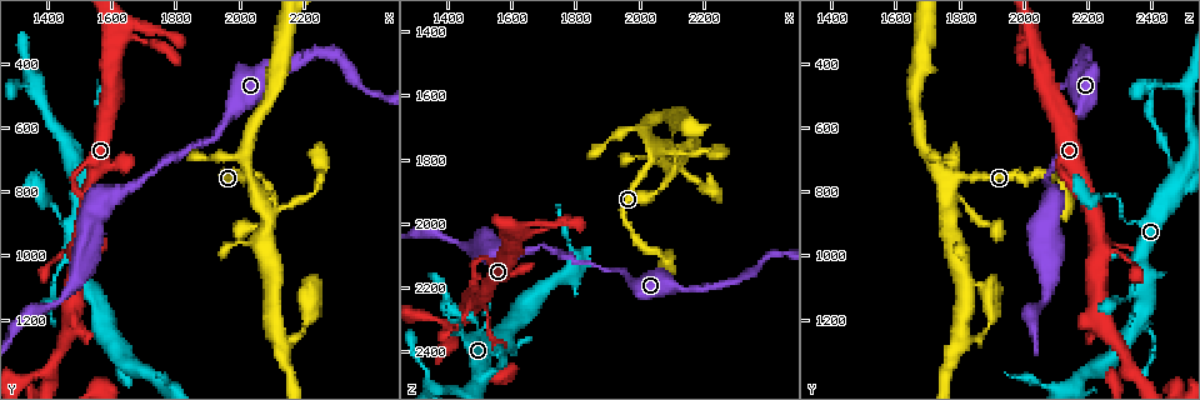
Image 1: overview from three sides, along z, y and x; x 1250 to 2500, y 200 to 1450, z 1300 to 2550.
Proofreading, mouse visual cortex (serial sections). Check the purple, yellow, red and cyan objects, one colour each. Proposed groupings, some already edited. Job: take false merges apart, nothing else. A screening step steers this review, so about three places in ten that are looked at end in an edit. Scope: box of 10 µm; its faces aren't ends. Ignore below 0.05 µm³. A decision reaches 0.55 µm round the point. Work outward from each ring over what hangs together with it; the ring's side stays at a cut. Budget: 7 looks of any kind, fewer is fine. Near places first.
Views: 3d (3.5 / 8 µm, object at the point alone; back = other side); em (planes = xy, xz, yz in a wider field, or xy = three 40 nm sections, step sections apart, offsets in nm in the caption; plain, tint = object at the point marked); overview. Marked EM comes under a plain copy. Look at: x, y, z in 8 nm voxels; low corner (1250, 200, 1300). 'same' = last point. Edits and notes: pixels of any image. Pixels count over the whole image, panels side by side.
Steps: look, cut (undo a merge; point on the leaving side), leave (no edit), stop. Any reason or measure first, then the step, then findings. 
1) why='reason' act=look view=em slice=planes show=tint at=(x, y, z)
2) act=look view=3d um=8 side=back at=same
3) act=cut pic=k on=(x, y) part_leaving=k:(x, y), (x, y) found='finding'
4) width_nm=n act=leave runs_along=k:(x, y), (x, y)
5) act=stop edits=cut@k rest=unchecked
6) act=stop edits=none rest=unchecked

why='sharp bend' act=look view=3d um=8 at=(1340, 460, 2470)

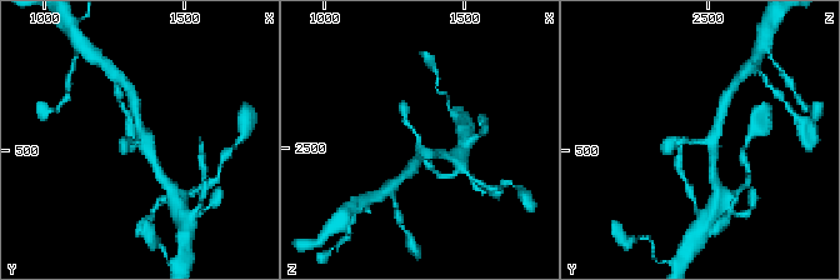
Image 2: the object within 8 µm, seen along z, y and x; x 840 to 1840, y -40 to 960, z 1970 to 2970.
arms=3 arm_widths_nm=200,250,300 why='shape alone is not enough' act=look view=em slice=xy step=2 show=tint at=same

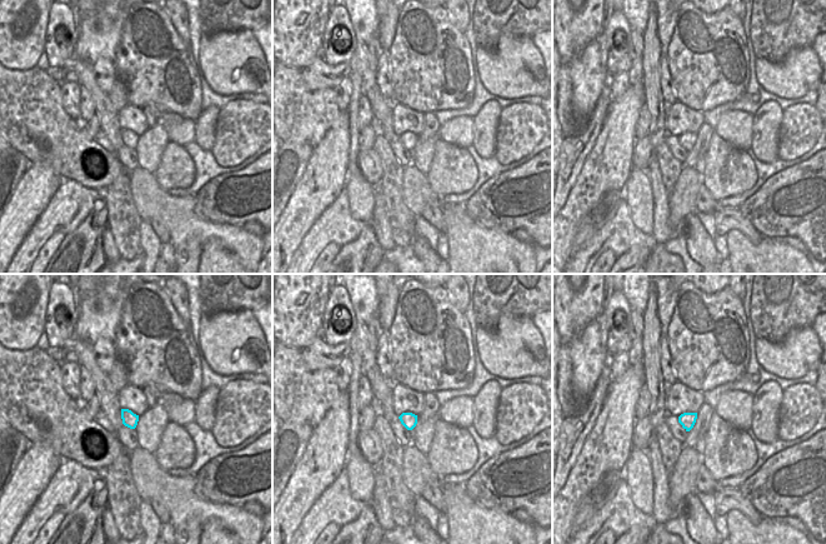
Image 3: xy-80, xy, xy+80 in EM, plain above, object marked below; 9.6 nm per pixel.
act=leave found='continuous, no second cell'

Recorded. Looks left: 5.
why='four or more arms meet' act=look view=3d um=8 at=(1620, 280, 2020)

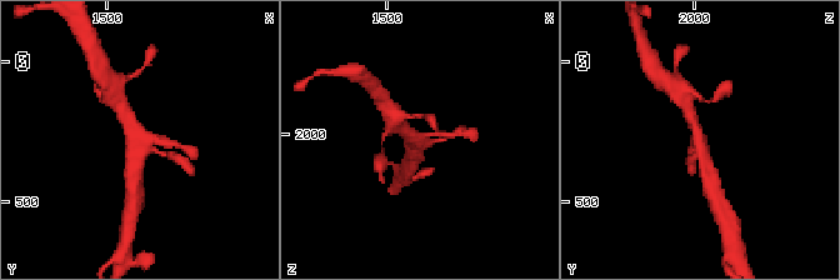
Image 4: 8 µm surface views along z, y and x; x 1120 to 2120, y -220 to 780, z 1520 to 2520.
act=look view=3d um=3.5 at=same

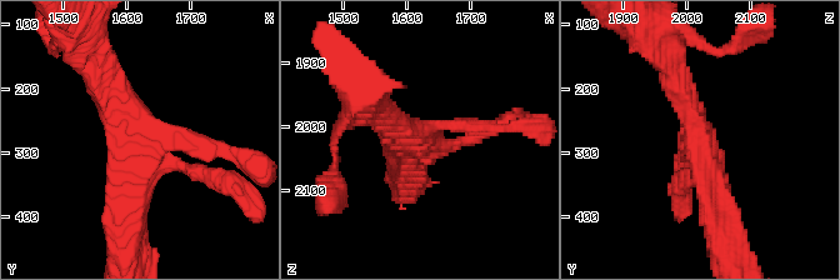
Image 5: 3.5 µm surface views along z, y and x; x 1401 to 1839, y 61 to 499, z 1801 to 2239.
arms=4 arm_widths_nm=150,200,300,400 why='shape alone is not enough' act=look view=em slice=xy step=1 show=tint at=(1630, 280, 2015)

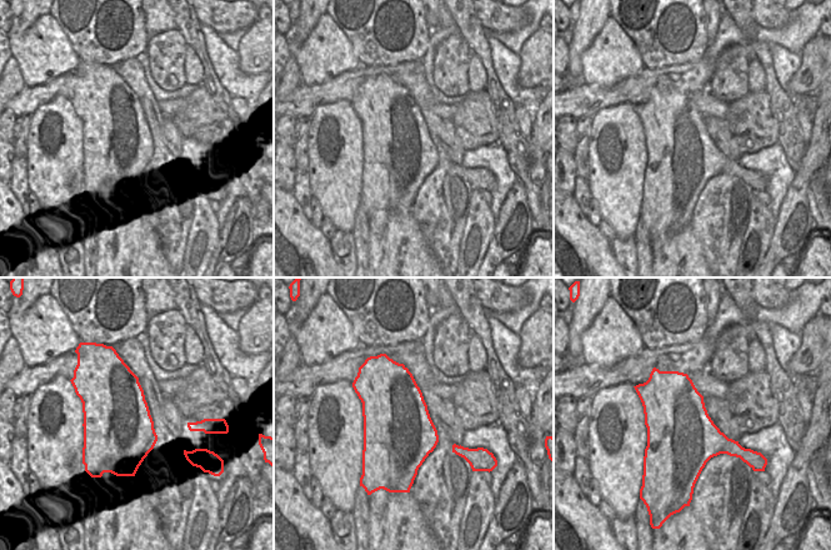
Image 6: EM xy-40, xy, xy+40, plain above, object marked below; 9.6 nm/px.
act=leave runs_along=5:(720, 216), (689, 101), (666, 90) found='continuous, no second cell'

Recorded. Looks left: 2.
why='four arms meet' act=look view=3d um=3.5 at=(2050, 770, 1790)

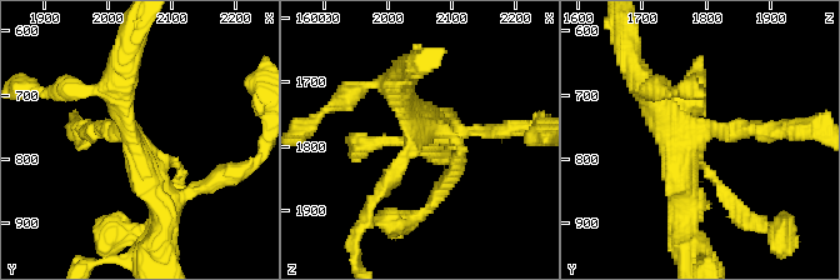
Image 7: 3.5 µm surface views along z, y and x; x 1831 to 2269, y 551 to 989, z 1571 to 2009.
act=look view=em slice=xy step=3 show=tint at=(2045, 775, 1780)

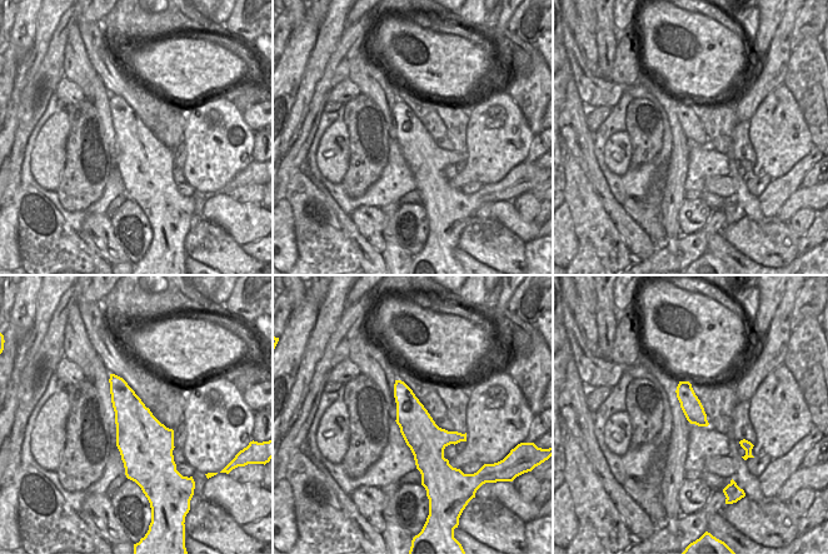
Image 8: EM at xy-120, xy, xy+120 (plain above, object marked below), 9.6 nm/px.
arm_widths_nm=100,200,300,400 act=leave runs_along=7:(755, 130), (698, 134), (685, 214) found='one cell here'

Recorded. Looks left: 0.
act=stop edits=none rest=unchecked

